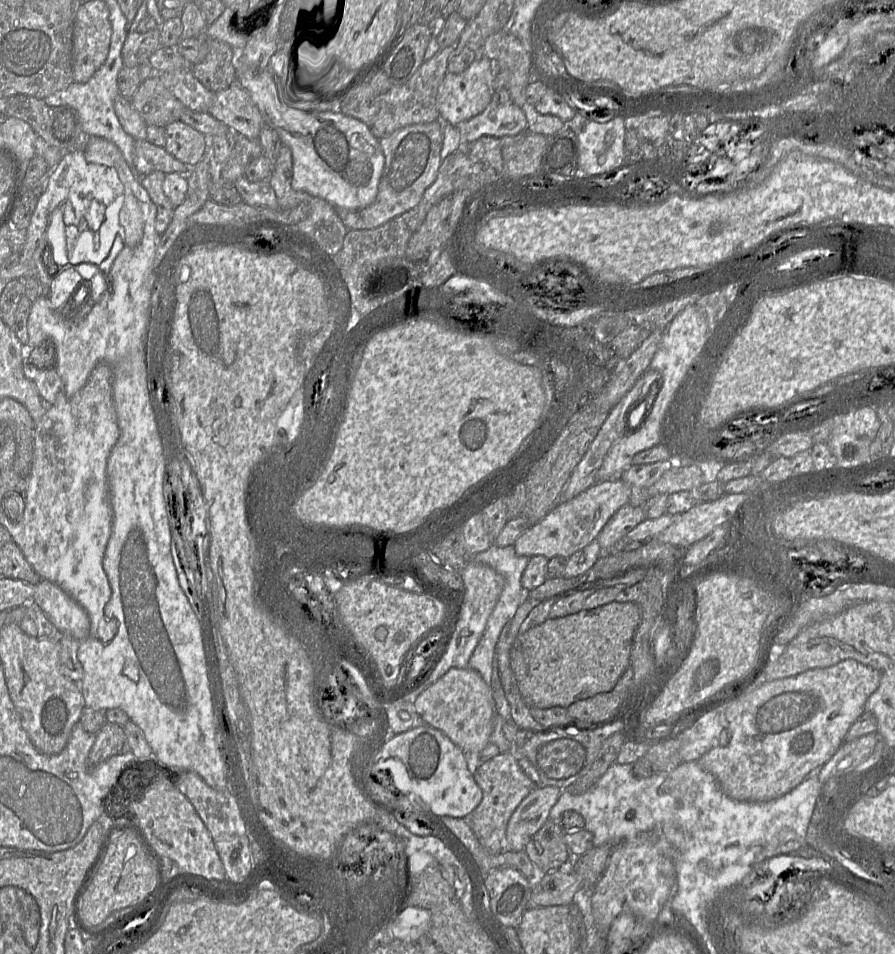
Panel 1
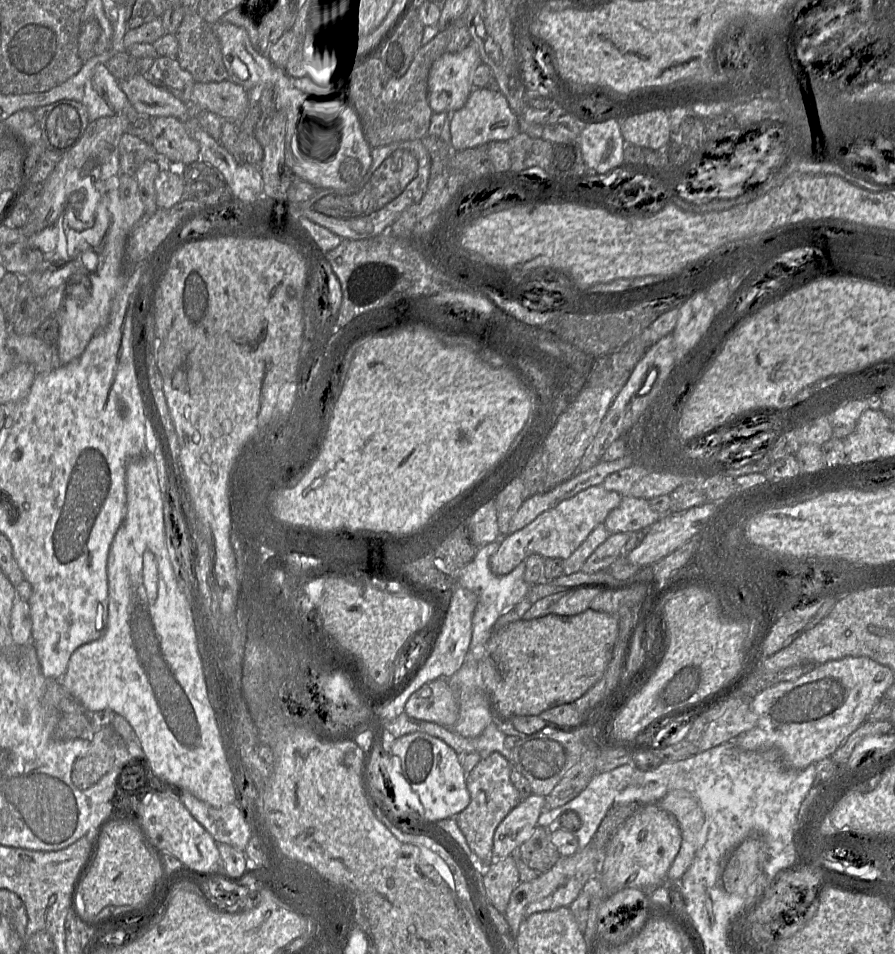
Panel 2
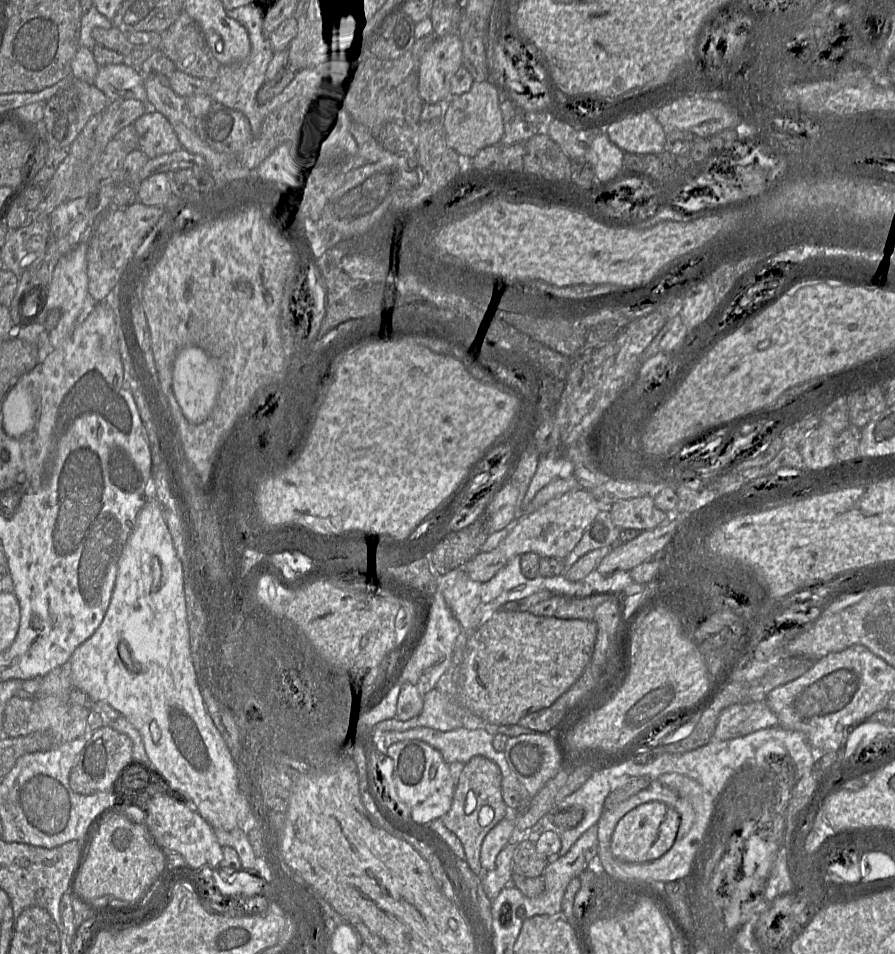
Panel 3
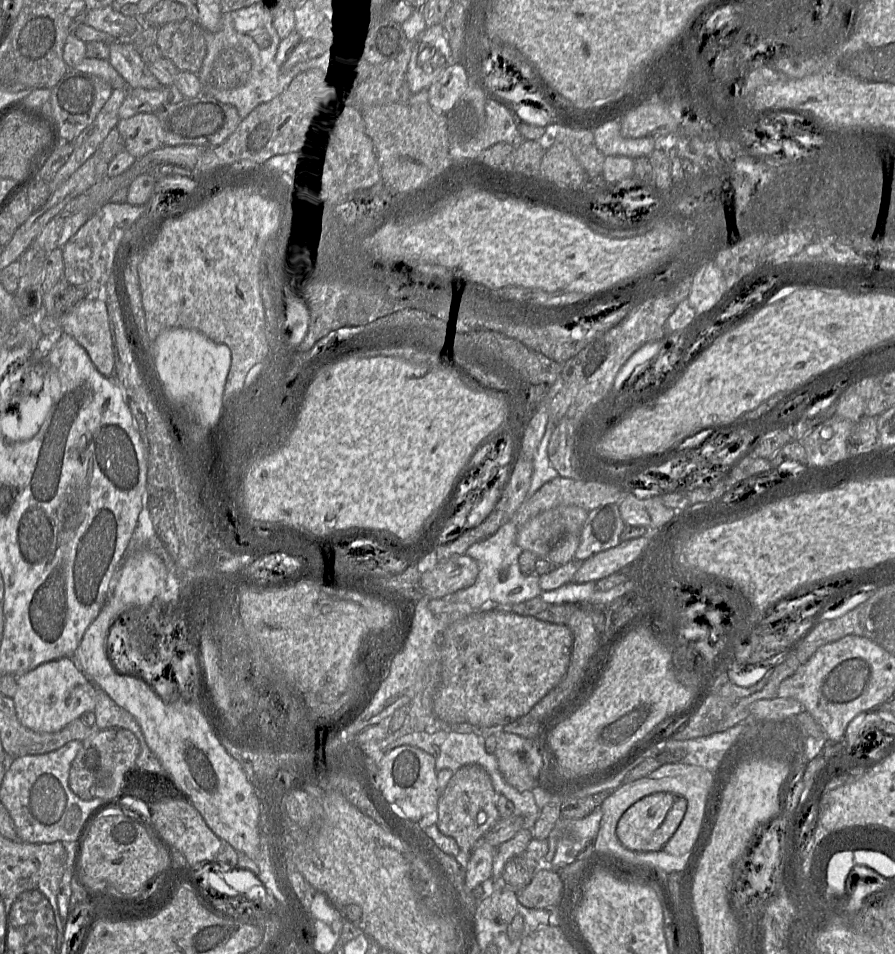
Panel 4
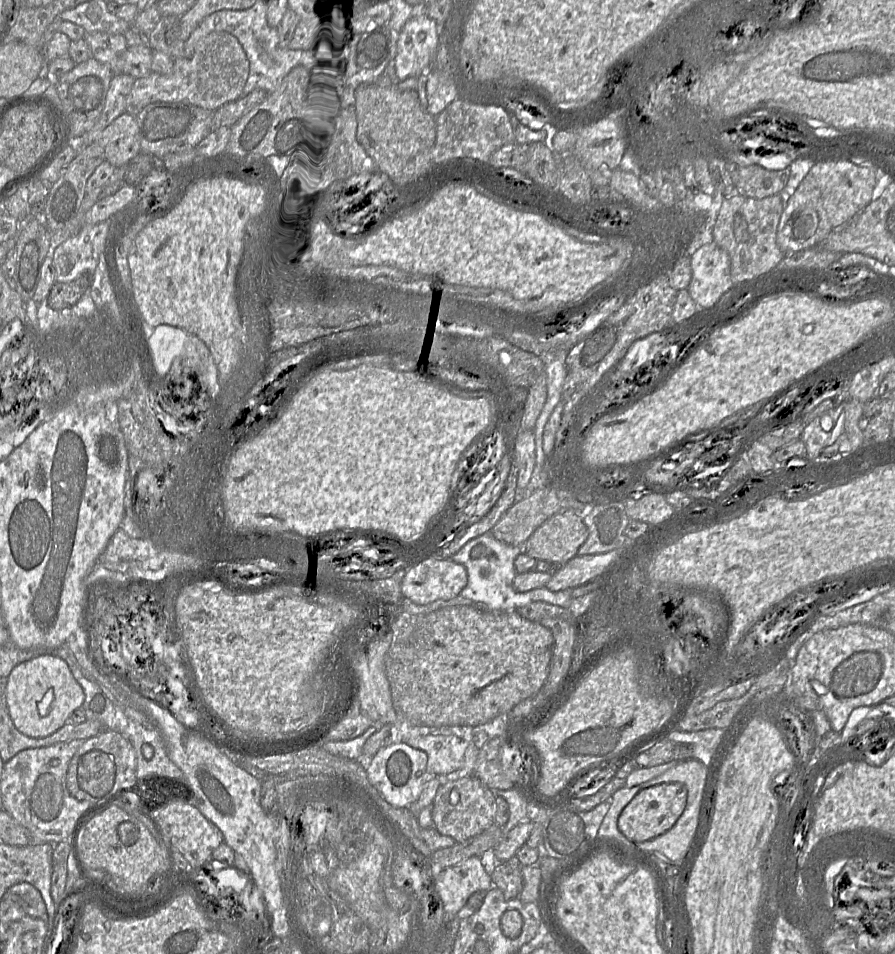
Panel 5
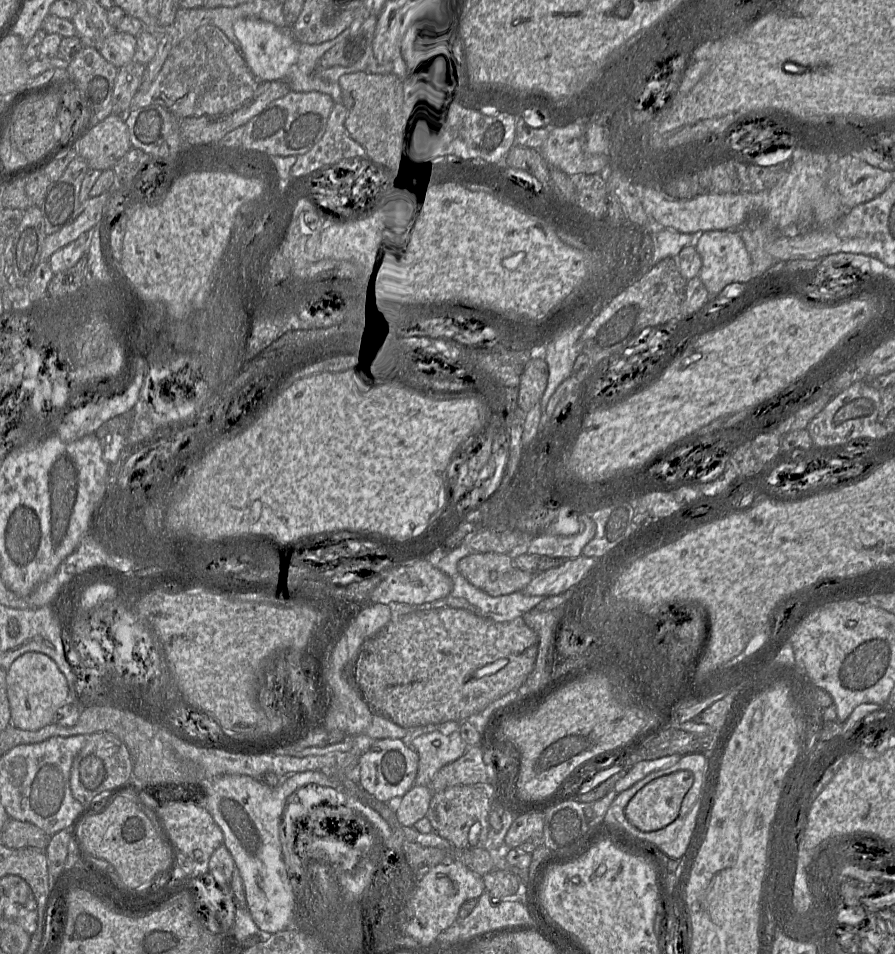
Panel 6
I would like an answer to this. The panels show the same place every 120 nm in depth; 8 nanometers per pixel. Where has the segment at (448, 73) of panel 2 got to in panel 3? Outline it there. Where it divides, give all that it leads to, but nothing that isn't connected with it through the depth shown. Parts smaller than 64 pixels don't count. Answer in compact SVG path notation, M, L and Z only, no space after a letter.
M459 35L438 37L420 60L418 92L423 102L449 100L452 79L462 65Z

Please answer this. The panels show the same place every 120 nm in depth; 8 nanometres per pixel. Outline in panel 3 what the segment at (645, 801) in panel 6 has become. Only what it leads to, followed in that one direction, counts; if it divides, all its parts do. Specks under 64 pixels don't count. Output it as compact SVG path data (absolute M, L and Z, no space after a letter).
M659 801L643 803L627 812L616 824L611 838L611 852L624 862L642 863L664 855L674 844L680 826L680 814Z

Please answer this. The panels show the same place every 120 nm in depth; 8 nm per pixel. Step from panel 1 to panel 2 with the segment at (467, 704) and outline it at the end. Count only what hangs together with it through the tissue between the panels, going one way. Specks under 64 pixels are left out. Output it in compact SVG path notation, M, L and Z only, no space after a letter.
M448 678L424 684L410 696L404 712L414 719L453 728L458 719L458 703Z

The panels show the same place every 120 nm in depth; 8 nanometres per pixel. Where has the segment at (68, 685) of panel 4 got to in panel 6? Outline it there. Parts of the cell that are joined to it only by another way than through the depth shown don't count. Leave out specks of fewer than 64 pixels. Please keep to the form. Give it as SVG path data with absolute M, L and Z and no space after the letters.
M39 652L19 656L7 671L6 684L11 725L21 730L36 731L54 723L57 710L70 701L65 675L50 657Z

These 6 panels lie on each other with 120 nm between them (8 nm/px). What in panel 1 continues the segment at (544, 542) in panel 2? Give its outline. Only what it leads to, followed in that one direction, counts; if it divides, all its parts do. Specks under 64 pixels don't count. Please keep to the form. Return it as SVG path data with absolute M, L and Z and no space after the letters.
M621 479L596 482L569 500L560 500L540 521L531 525L520 535L513 546L521 556L543 555L548 559L555 556L570 557L592 542L611 516L629 502L631 489Z

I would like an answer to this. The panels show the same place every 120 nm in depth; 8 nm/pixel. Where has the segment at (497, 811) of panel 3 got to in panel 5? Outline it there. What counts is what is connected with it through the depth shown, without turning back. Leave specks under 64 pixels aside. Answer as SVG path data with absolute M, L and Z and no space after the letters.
M465 776L451 781L442 781L432 803L432 819L437 831L464 841L477 835L495 822L495 795L478 777Z

